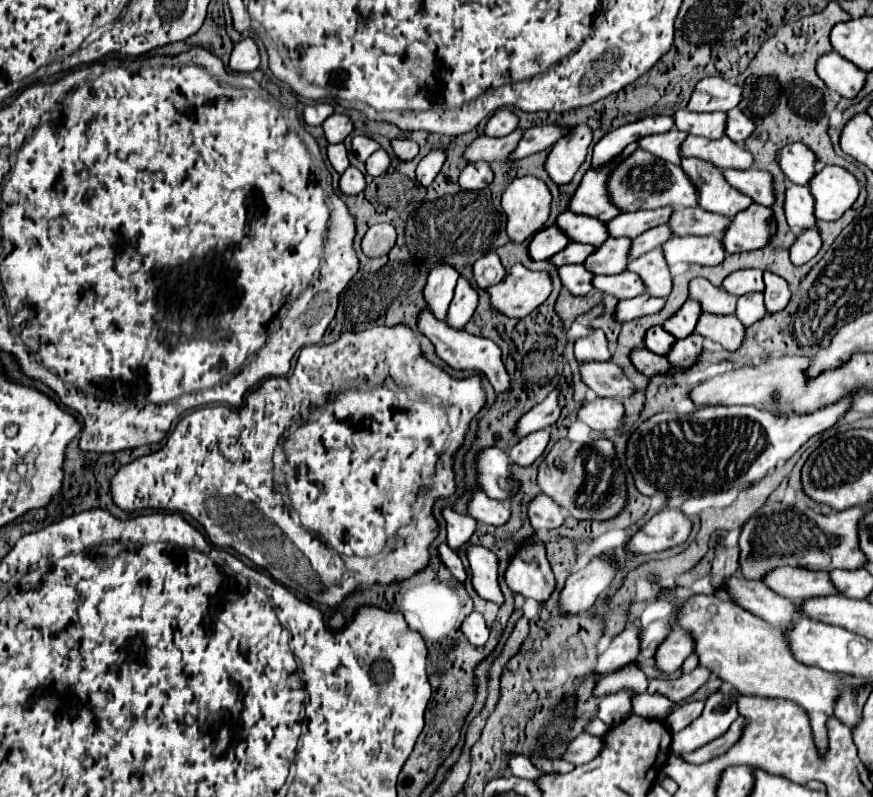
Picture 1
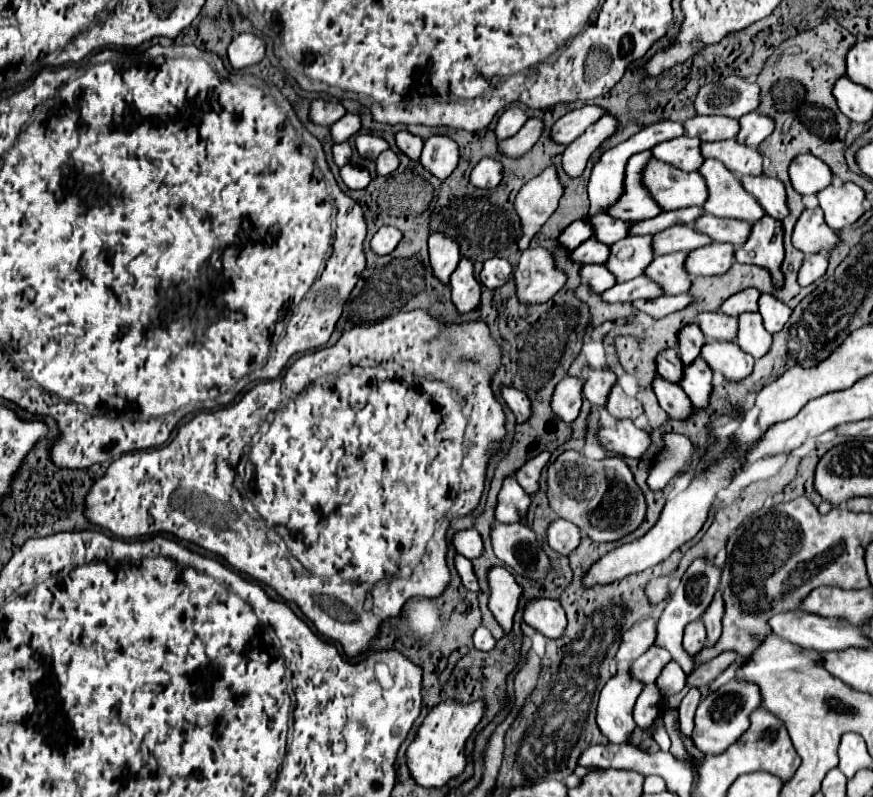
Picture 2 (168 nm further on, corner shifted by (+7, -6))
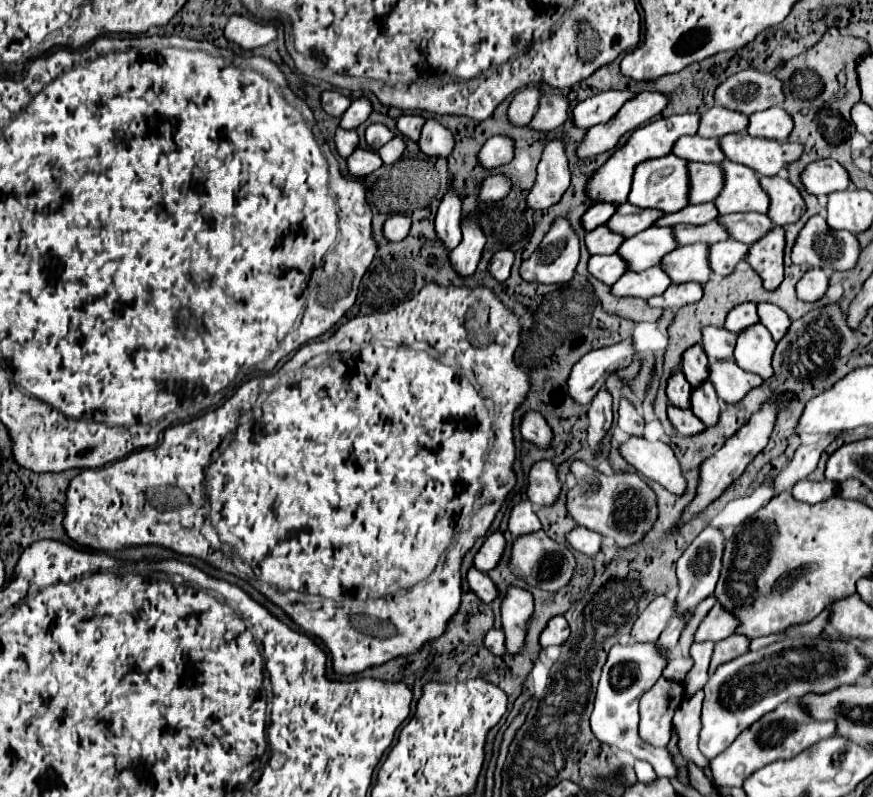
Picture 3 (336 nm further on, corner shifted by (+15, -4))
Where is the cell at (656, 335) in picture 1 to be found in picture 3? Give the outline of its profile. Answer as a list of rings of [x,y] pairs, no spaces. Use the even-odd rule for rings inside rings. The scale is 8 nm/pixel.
[[[676,373],[670,381],[668,381],[668,387],[666,387],[666,393],[668,393],[668,399],[674,407],[680,407],[680,409],[690,409],[690,393],[692,393],[692,387],[690,383],[684,379],[682,373]]]

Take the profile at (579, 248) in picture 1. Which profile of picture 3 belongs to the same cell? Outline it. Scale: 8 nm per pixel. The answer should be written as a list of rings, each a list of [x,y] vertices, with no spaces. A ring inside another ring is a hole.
[[[600,225],[594,231],[586,233],[586,247],[592,255],[612,255],[618,251],[622,241],[624,237],[620,237],[620,233],[610,231],[606,225]]]

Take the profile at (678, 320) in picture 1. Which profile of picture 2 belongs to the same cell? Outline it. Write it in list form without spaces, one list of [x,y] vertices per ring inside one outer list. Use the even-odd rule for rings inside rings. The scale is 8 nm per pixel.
[[[684,325],[684,329],[680,331],[680,337],[678,337],[678,353],[680,353],[682,363],[684,365],[692,363],[700,355],[702,345],[704,345],[704,333],[700,331],[700,327]]]

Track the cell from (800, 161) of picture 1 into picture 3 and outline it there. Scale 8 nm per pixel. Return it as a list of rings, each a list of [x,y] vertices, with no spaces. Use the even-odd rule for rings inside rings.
[[[820,159],[806,167],[802,173],[802,183],[812,195],[830,195],[834,191],[844,191],[850,187],[848,171],[834,159]]]

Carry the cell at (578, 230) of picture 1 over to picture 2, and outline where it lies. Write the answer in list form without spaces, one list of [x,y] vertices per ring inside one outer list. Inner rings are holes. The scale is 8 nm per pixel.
[[[602,213],[602,215],[592,215],[592,225],[596,225],[596,239],[604,241],[604,245],[612,245],[628,235],[628,227],[632,223],[618,221]]]

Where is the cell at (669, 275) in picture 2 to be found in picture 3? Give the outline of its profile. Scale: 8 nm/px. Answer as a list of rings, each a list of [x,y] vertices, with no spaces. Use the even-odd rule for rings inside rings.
[[[708,243],[684,245],[668,253],[660,265],[664,267],[664,271],[670,275],[674,283],[696,281],[704,285],[712,275],[712,269],[708,263],[708,251],[710,251]]]

